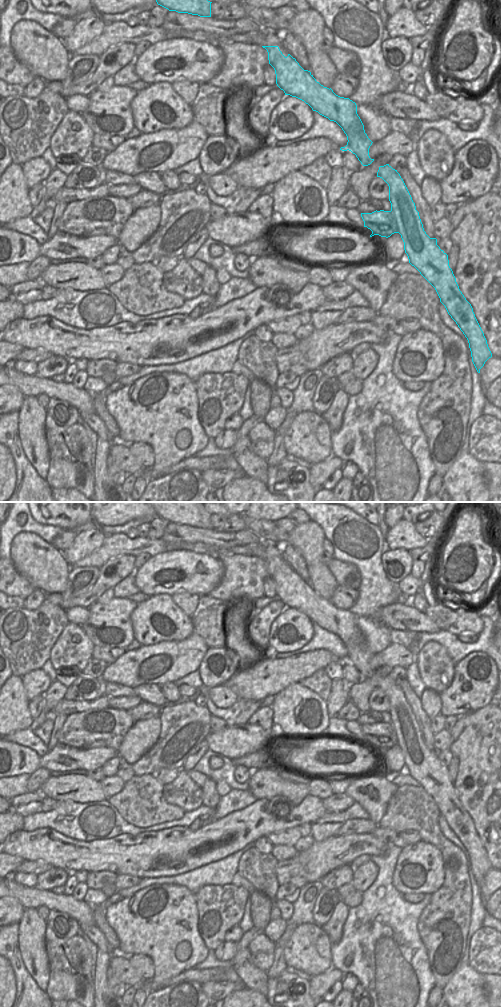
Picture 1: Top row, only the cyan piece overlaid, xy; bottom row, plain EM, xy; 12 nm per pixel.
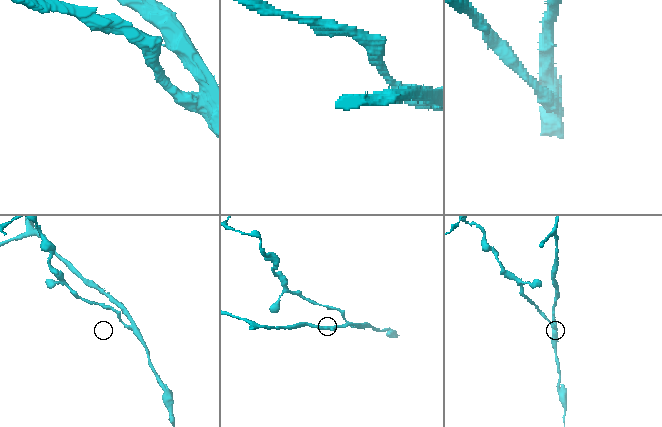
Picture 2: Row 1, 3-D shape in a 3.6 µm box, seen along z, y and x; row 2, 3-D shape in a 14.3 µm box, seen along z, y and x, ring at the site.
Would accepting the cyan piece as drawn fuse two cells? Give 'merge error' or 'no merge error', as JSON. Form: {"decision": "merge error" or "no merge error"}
{"decision": "merge error"}

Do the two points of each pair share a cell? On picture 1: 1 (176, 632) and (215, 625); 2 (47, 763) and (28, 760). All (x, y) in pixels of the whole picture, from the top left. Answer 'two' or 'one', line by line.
1: two
2: two

